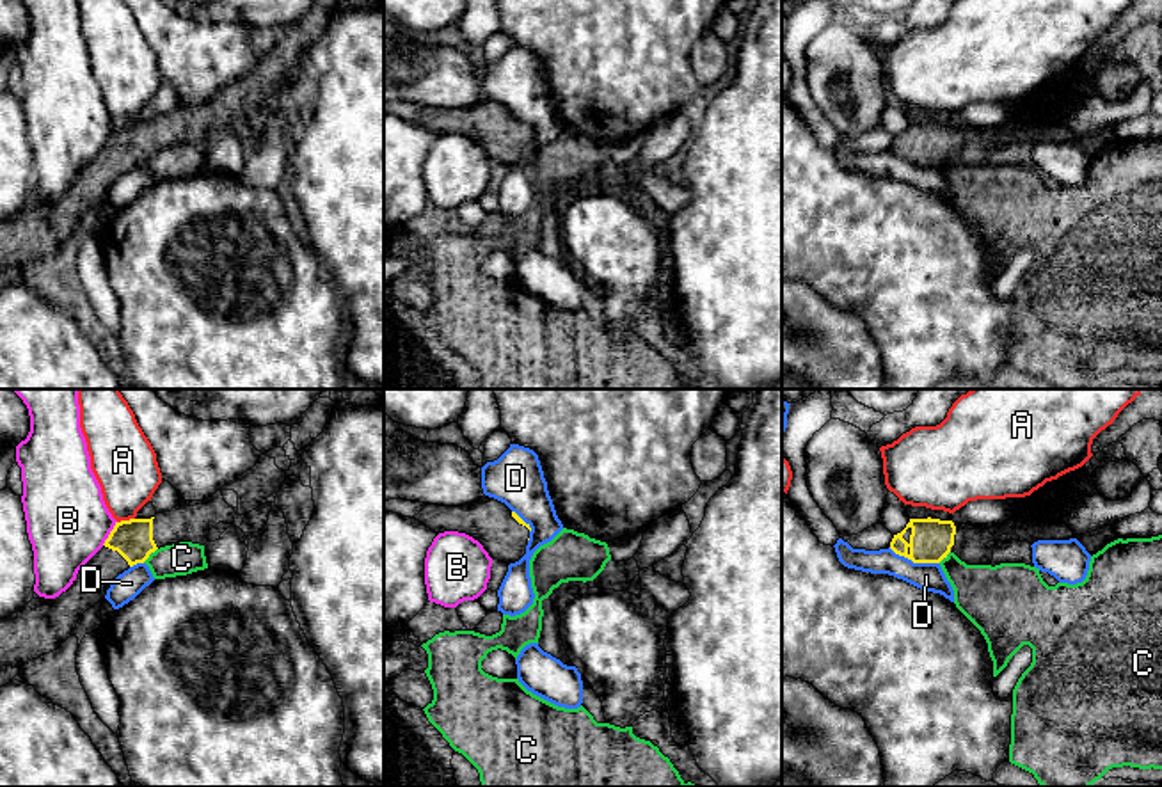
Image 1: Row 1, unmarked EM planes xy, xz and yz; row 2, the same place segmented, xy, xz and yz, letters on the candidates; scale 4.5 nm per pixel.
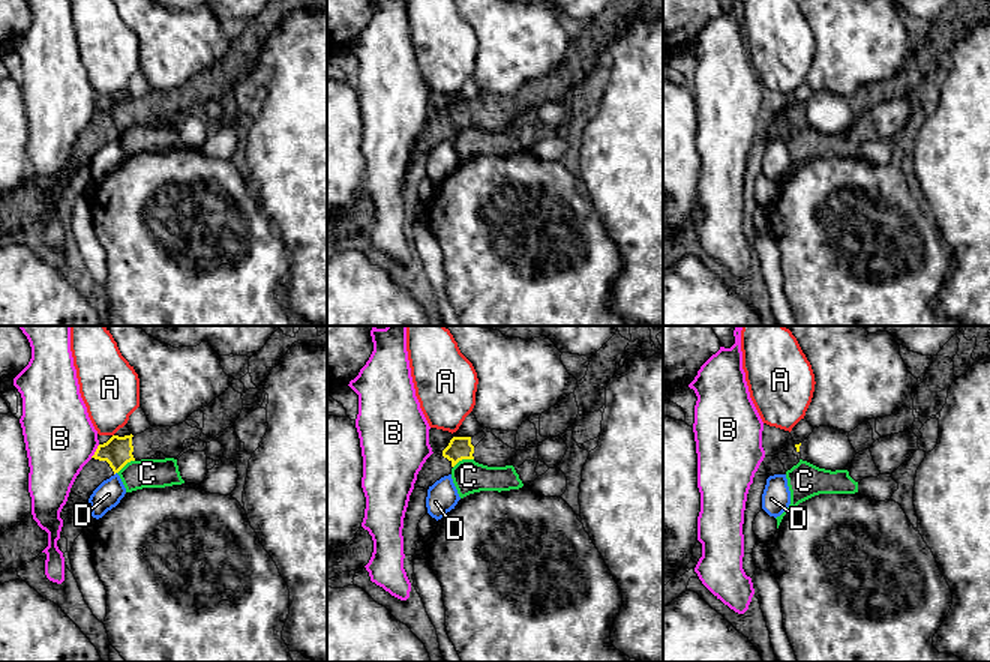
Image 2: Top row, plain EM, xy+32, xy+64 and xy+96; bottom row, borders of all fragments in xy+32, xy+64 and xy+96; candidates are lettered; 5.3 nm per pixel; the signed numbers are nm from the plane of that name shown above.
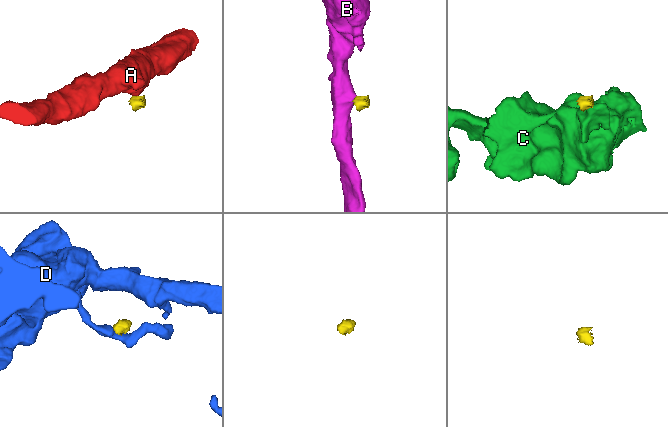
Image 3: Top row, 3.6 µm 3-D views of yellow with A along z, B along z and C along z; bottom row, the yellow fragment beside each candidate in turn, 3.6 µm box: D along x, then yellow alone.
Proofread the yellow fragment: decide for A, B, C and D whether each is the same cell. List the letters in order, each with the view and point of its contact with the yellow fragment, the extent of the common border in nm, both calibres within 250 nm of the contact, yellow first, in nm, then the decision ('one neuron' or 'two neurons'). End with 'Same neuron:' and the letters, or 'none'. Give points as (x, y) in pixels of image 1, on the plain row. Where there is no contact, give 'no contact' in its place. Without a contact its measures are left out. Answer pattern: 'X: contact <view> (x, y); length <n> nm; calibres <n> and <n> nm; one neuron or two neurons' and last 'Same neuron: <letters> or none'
A: contact xy (125, 123); length 80 nm; calibres 180 and 280 nm; two neurons
B: contact xy (111, 135); length 130 nm; calibres 180 and 380 nm; two neurons
C: contact xy (150, 155); length 100 nm; calibres 180 and 150 nm; two neurons
D: contact yz (914, 164); length 240 nm; calibres 190 and 130 nm; two neurons
Same neuron: none

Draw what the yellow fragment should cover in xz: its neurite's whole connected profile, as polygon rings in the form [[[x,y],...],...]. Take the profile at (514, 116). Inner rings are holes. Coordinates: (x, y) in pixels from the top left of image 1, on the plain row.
[[[483,98],[473,107],[439,108],[426,107],[416,123],[432,133],[458,133],[478,142],[492,162],[515,165],[526,156],[529,126],[505,105]]]

